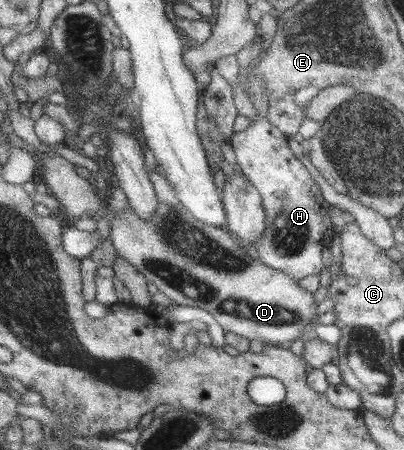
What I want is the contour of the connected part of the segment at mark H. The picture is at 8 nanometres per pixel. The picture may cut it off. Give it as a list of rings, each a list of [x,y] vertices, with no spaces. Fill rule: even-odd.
[[[248,74],[245,86],[256,116],[243,132],[233,133],[229,143],[236,156],[236,169],[248,178],[263,200],[267,222],[264,234],[255,246],[257,260],[269,268],[284,272],[293,280],[311,274],[317,275],[323,267],[321,252],[337,235],[328,215],[330,204],[323,198],[304,164],[295,158],[287,147],[287,136],[267,121],[268,104],[267,97],[262,92],[263,81]]]

